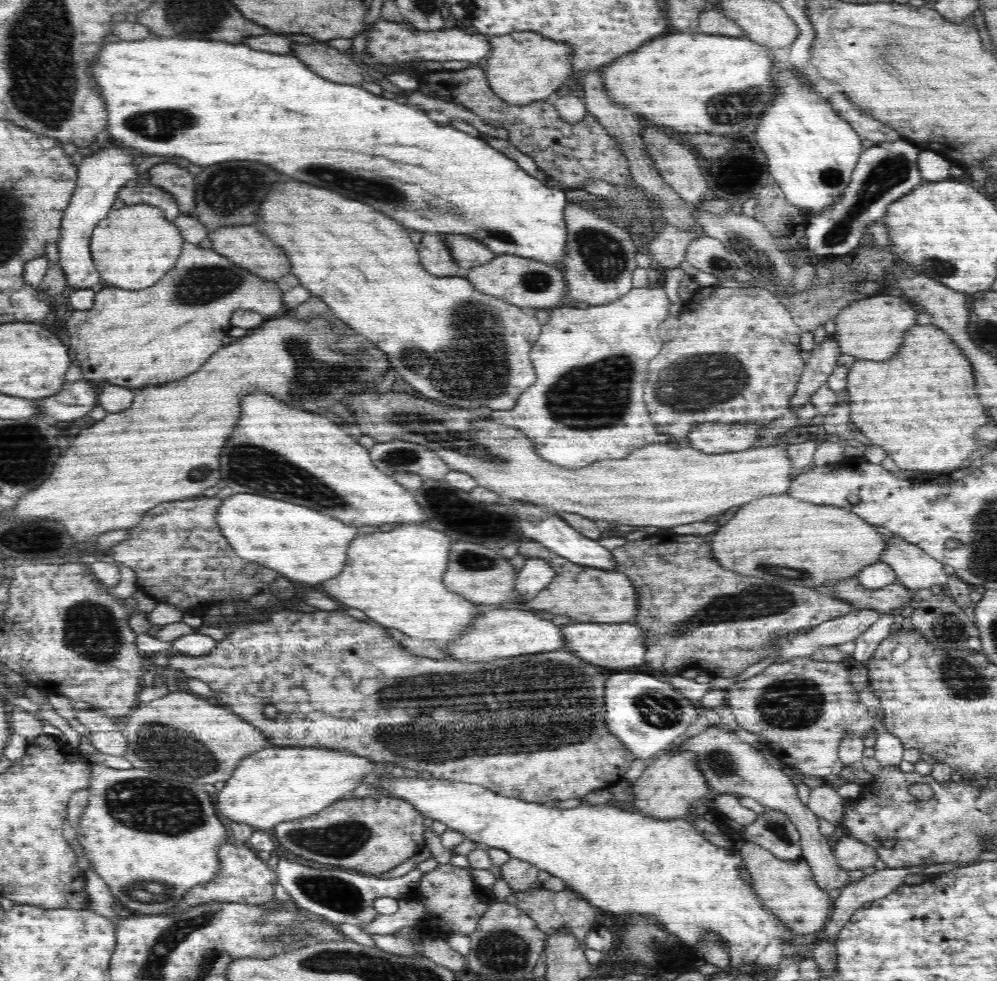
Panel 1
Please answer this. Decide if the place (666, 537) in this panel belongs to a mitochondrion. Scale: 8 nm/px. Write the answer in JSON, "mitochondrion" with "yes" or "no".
{"mitochondrion":"no"}

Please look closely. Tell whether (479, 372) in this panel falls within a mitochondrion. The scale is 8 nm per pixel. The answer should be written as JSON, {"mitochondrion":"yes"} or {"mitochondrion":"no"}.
{"mitochondrion":"yes"}

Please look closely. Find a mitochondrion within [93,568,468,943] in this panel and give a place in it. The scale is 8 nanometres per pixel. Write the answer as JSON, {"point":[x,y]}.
{"point":[144,805]}

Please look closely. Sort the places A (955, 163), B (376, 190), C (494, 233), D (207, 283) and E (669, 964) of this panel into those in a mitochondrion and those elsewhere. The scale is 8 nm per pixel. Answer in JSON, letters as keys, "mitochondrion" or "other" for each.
{"A":"other","B":"mitochondrion","C":"mitochondrion","D":"mitochondrion","E":"other"}

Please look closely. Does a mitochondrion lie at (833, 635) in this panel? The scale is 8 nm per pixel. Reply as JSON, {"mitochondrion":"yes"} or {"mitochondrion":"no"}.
{"mitochondrion":"no"}

